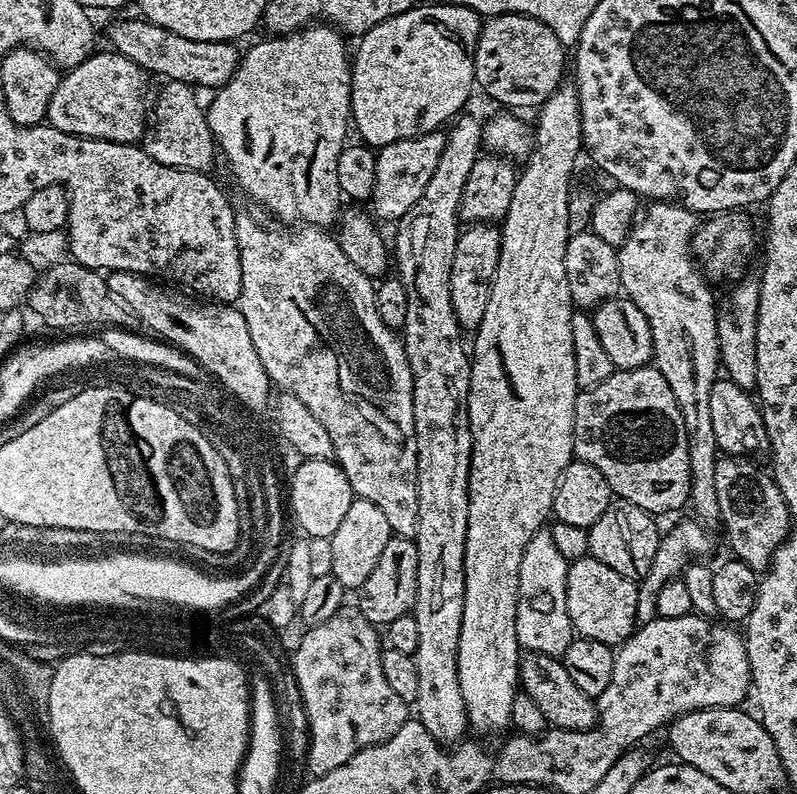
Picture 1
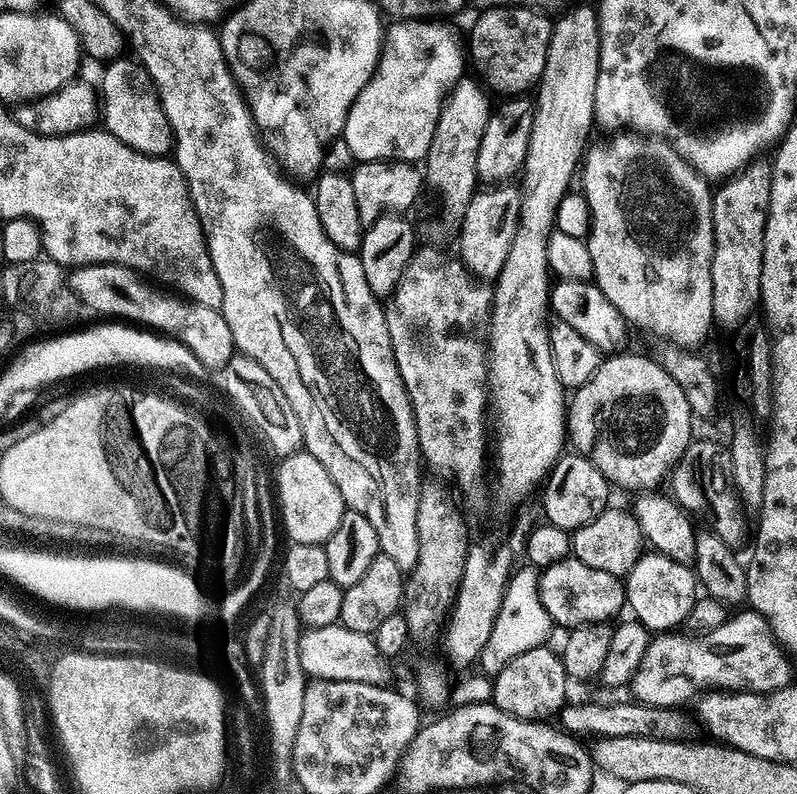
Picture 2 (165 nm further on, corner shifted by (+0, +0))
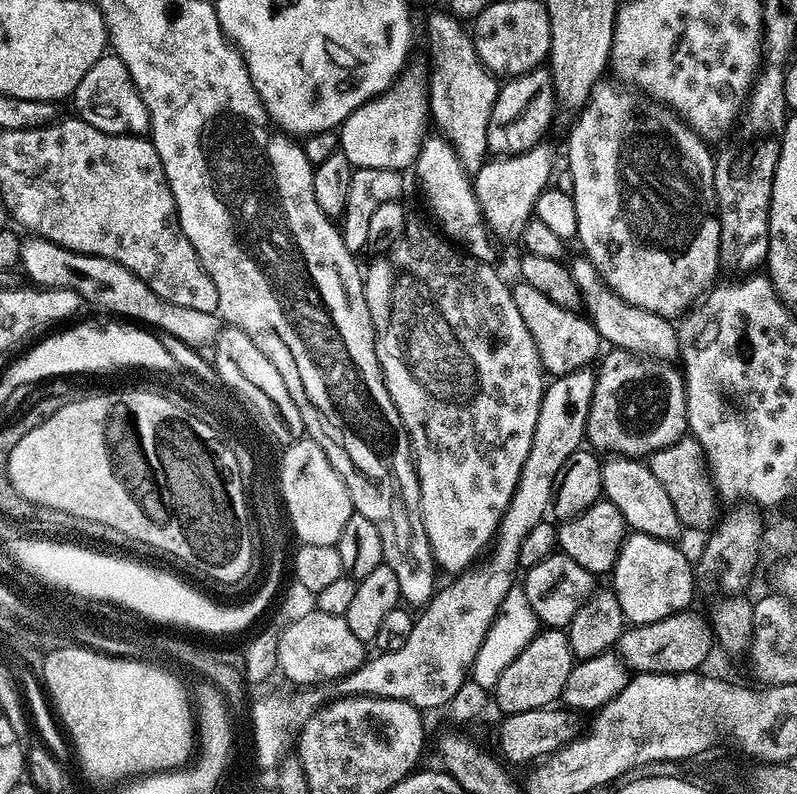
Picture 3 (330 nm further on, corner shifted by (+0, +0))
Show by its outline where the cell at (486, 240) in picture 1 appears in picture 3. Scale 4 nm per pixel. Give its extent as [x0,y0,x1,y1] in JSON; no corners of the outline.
[474,142,552,241]

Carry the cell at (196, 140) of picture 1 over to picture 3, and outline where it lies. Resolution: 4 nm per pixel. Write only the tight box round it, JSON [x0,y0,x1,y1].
[70,54,148,134]

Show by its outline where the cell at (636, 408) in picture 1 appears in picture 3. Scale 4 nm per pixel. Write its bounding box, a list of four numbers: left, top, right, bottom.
[587,350,688,458]

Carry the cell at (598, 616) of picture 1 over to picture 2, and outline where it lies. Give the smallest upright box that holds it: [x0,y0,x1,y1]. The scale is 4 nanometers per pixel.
[540,558,626,625]

